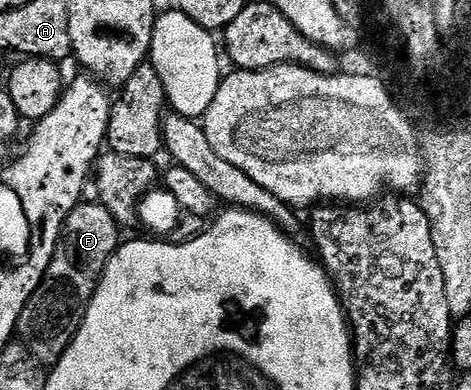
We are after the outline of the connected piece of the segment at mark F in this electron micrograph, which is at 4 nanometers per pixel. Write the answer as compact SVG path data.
M100 203L87 204L76 205L67 216L49 263L49 271L45 271L42 283L29 303L25 303L25 311L21 311L18 340L44 367L54 367L65 355L81 327L83 316L87 314L87 304L93 299L111 256L121 244L121 226L110 211Z

